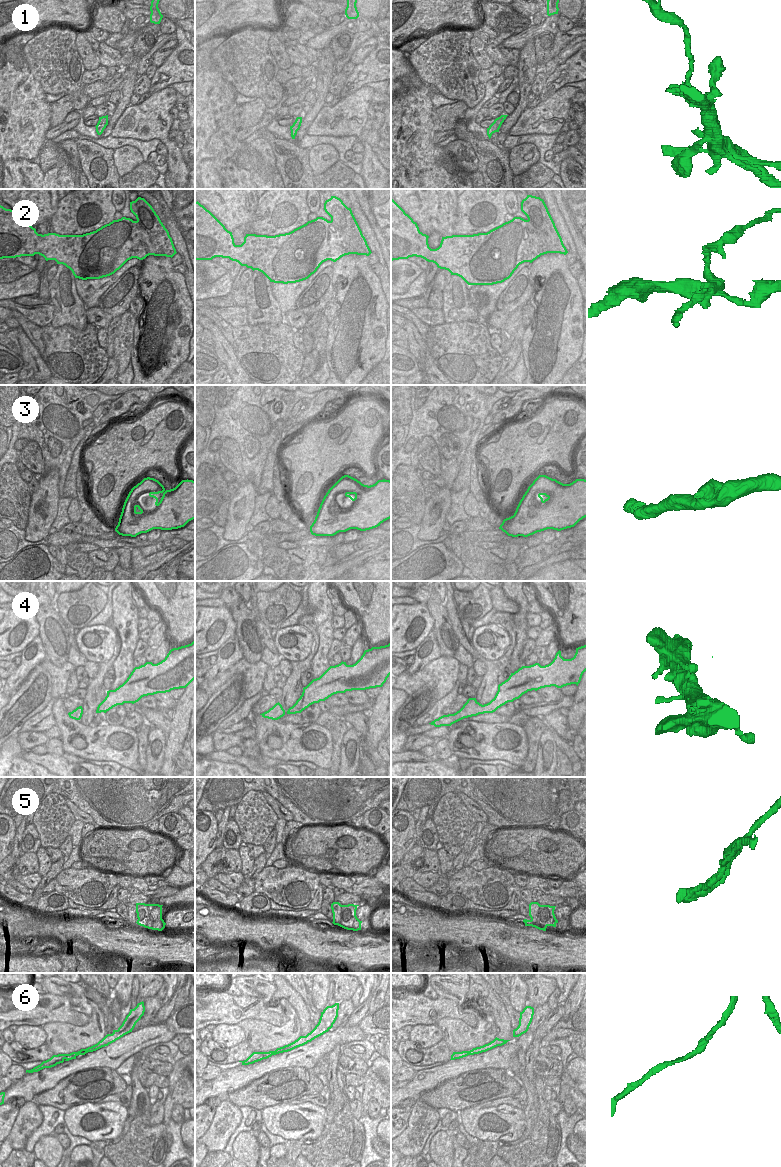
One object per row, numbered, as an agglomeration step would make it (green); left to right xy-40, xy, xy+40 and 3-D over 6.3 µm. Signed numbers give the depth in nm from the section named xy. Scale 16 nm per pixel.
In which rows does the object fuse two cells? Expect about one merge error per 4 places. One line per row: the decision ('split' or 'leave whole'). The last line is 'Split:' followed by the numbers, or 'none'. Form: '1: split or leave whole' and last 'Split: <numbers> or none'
1: split
2: split
3: leave whole
4: leave whole
5: split
6: split
Split: 1, 2, 5, 6

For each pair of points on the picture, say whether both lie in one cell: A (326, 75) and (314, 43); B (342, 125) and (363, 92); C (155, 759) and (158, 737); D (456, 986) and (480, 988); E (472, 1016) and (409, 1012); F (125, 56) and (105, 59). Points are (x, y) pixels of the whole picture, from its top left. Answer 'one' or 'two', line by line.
A: two
B: one
C: one
D: two
E: one
F: one

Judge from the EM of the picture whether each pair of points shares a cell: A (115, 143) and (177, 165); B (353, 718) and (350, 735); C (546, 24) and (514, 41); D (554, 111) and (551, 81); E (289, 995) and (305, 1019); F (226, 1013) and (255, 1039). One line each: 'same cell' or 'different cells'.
A: different cells
B: different cells
C: same cell
D: different cells
E: same cell
F: different cells

